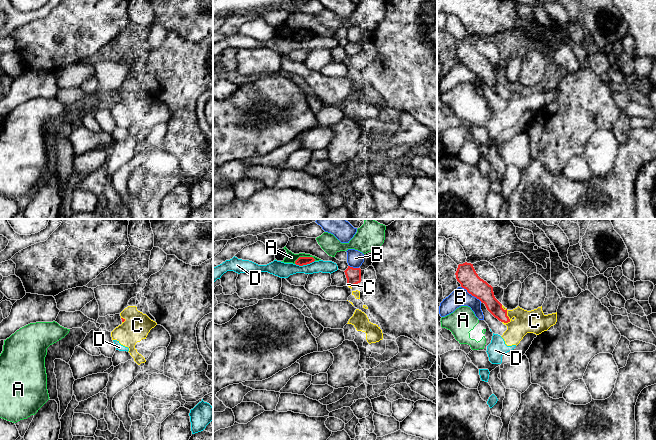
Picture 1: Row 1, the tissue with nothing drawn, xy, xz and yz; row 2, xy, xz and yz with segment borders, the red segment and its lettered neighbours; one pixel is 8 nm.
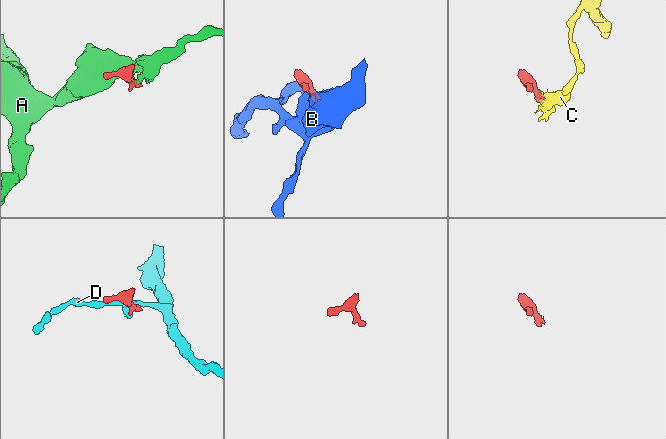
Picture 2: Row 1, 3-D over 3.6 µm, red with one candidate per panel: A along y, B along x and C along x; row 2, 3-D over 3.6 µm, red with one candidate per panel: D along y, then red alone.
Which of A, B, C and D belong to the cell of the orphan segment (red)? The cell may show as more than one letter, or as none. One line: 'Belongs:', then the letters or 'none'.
Belongs: C

